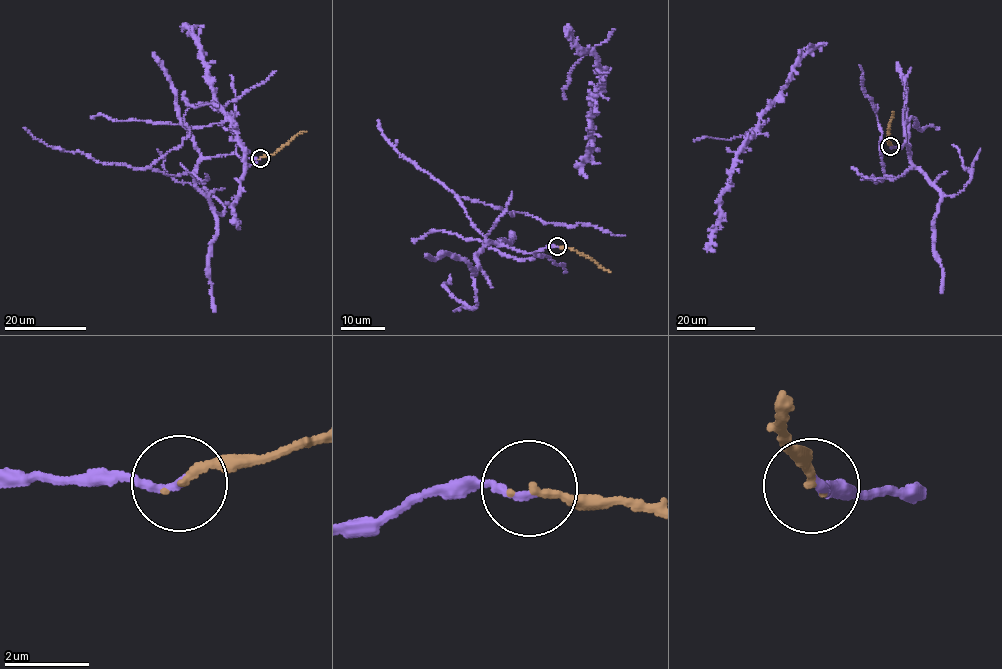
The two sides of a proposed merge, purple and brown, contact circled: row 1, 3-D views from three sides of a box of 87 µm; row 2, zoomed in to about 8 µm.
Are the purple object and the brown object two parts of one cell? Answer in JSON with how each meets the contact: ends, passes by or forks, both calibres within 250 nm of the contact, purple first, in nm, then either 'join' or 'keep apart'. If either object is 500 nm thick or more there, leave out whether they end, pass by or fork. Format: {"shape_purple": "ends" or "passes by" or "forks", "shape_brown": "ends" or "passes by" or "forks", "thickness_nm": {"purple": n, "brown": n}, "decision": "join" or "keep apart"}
{"shape_purple": "ends", "shape_brown": "ends", "thickness_nm": {"purple": 190, "brown": 180}, "decision": "join"}

